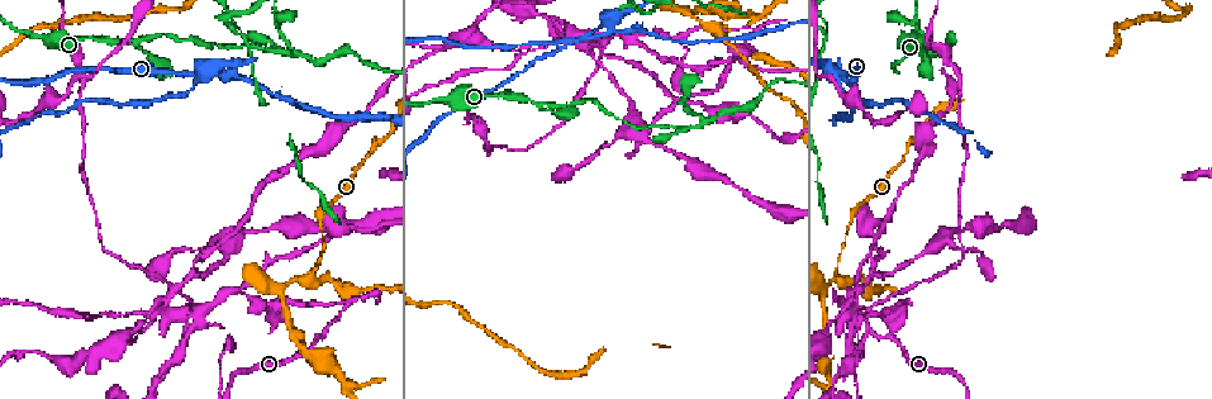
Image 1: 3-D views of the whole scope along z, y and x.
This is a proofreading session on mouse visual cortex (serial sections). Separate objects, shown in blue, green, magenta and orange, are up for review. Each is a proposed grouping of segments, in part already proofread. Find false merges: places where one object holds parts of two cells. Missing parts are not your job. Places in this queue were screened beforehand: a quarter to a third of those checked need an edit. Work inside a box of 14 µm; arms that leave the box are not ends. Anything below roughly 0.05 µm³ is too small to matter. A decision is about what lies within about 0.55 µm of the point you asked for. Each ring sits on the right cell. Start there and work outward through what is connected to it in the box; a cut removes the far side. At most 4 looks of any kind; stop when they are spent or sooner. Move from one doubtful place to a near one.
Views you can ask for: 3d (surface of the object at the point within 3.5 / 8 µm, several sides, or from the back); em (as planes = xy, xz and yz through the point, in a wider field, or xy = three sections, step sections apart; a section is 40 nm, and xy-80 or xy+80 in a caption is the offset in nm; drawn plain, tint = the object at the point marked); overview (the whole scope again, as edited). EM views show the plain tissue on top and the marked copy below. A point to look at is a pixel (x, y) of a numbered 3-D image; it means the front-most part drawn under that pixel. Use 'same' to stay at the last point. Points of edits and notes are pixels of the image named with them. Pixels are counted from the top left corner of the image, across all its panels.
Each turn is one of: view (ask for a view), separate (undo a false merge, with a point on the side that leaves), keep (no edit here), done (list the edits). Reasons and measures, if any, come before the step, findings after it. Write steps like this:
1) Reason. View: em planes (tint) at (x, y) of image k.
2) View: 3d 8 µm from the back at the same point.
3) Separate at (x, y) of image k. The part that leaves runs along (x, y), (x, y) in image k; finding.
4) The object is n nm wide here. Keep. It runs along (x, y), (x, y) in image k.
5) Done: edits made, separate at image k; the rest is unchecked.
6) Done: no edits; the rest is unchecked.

Arms part here. View: 3d 3.5 µm at (539, 102) of image 1.

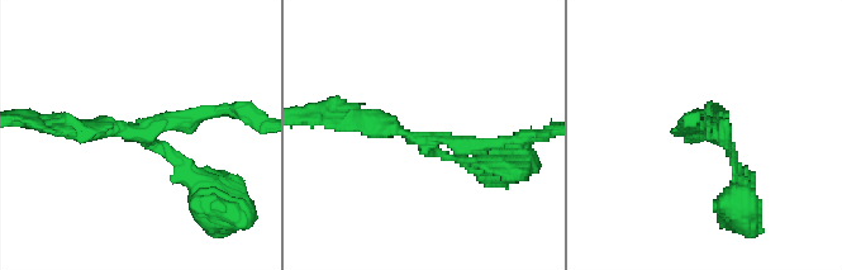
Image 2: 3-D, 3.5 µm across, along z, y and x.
3 arms meet here; the arms are 100, 200, 250 nm wide; now the EM. View: em xy step 5 (tint) at (715, 130) of image 2.

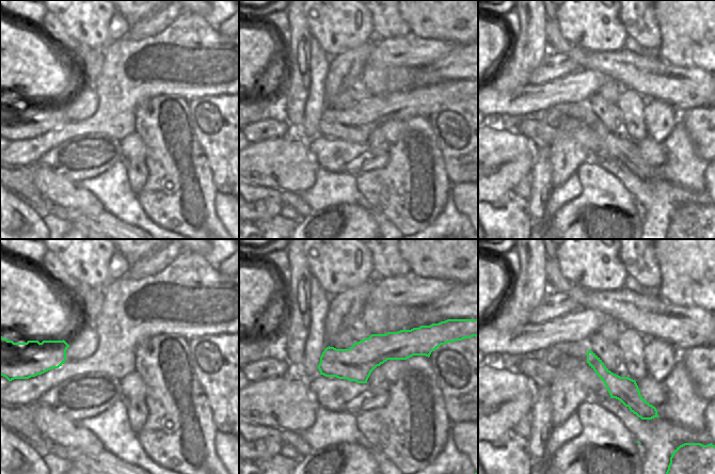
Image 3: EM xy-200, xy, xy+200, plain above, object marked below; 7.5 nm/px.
Keep. All the same cell.

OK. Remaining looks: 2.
Sharp bend. View: 3d 3.5 µm at (758, 27) of image 1.

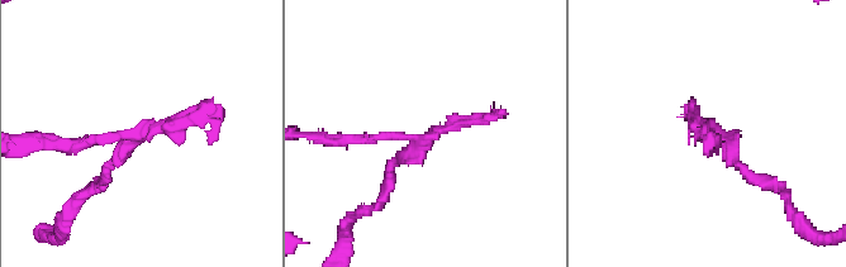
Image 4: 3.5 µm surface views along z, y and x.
Need the tissue. View: em planes (tint) at (419, 140) of image 4.

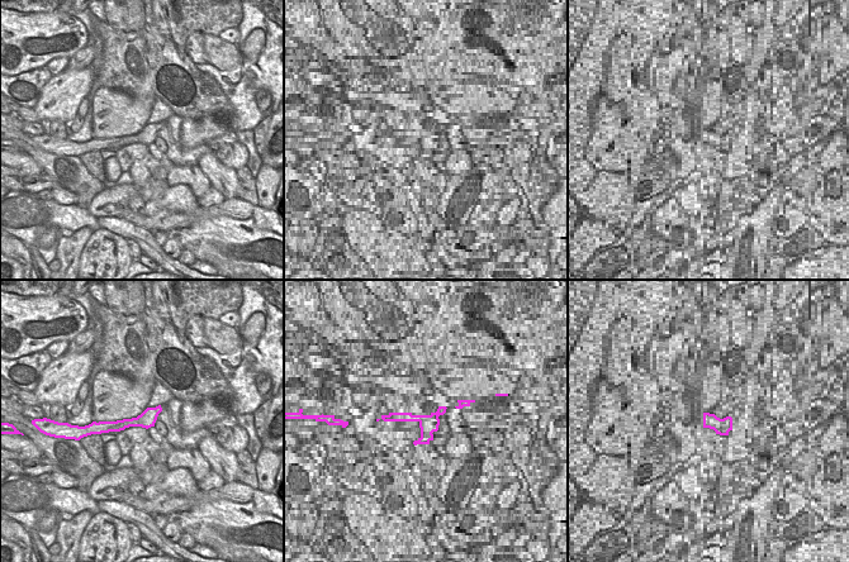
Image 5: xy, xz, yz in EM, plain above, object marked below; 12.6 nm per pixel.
Separate at (177, 122) of image 4. The part that leaves runs along (137, 134), (55, 146), (36, 142) in image 4; a second cell is stuck on.

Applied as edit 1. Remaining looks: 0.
Done: edits made, separate at image 4; the rest is unchecked.

